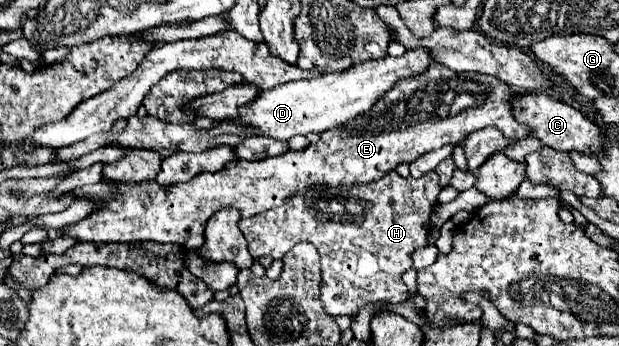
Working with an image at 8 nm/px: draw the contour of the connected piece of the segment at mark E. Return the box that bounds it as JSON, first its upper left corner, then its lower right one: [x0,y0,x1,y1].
[60,63,532,249]

